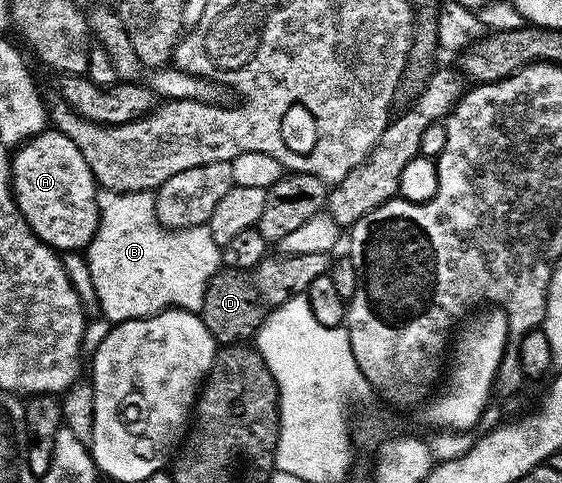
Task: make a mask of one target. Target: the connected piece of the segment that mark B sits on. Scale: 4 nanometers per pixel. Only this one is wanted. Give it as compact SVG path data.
M100 190L97 203L99 225L85 256L102 316L112 324L121 324L135 318L153 317L169 308L200 312L207 283L222 268L221 248L212 238L209 227L206 224L177 230L163 227L156 213L156 194L152 190L127 194Z

